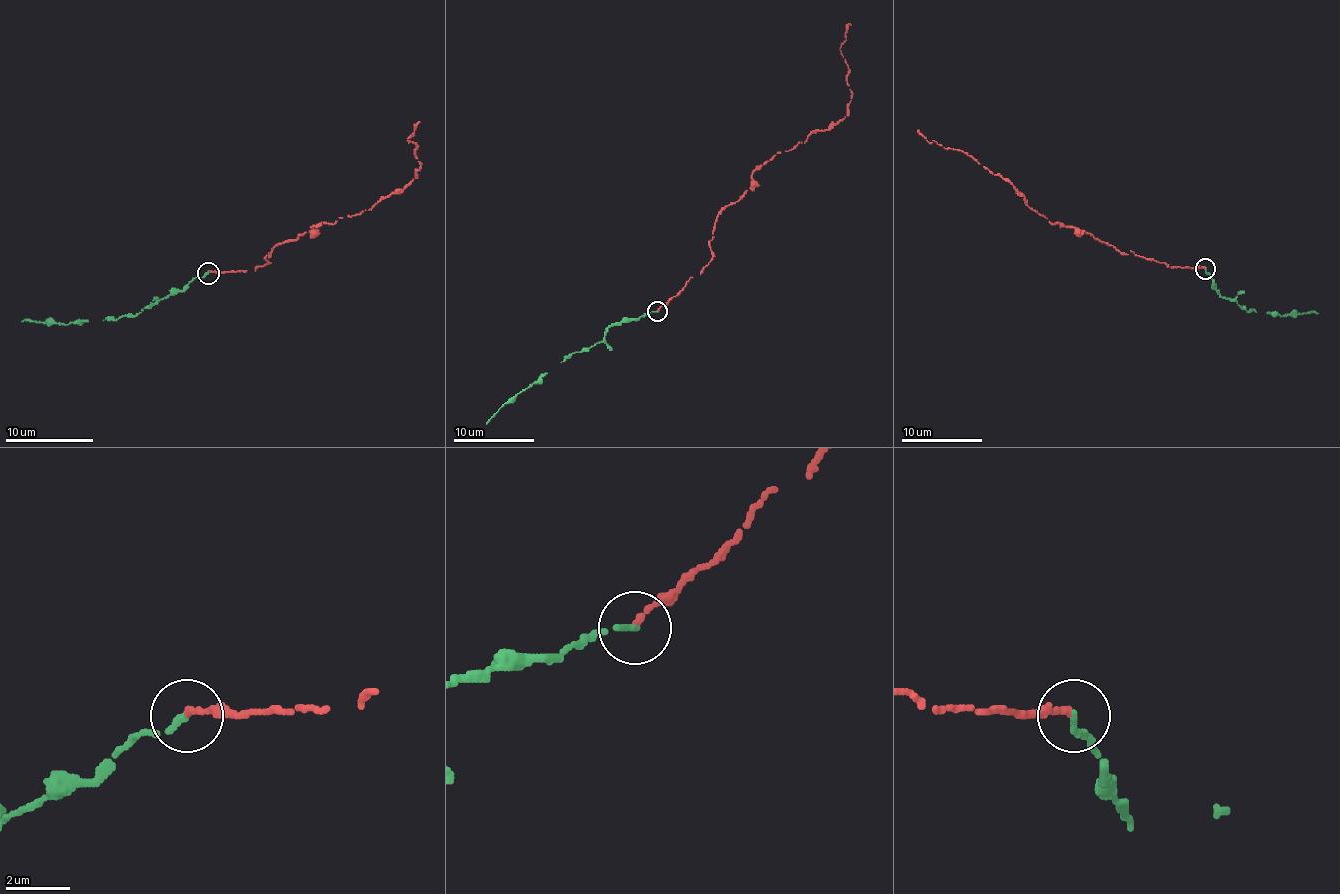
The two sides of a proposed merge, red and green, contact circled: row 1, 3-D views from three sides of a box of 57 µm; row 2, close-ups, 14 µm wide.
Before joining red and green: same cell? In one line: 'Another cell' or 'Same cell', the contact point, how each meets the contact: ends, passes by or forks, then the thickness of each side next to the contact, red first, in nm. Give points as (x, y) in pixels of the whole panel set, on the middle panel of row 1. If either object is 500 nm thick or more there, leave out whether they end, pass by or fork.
Same cell. Place: (657, 311). At the ring red ends. At the ring green ends. Thickness 200 nm (red) against 200 nm

